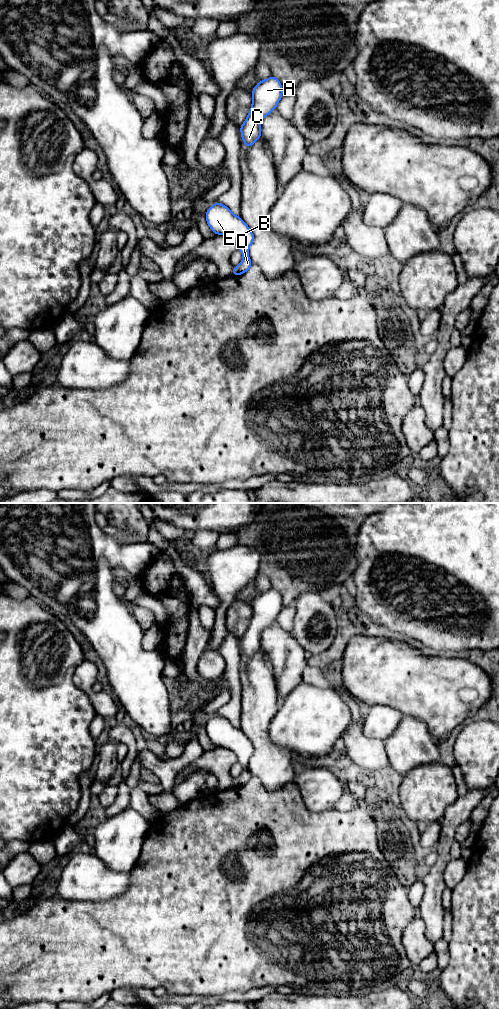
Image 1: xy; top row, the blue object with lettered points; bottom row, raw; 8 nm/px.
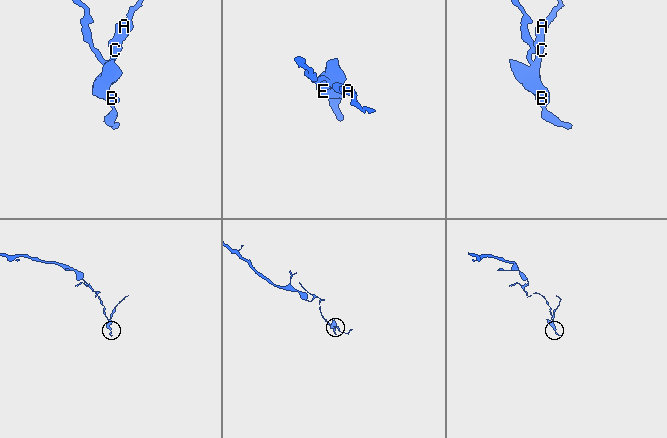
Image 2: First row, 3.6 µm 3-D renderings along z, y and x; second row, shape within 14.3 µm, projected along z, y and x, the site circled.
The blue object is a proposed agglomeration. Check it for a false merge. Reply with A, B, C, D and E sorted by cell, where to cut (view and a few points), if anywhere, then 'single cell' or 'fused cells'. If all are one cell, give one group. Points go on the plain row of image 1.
A B C D E | no cut | single cell

